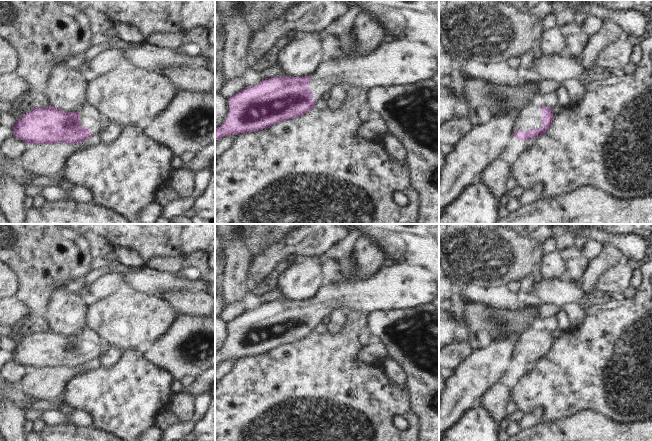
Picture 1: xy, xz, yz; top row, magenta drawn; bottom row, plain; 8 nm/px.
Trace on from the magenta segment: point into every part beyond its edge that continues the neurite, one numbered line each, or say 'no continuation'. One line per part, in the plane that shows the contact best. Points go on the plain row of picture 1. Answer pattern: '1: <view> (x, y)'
1: yz (531, 341)

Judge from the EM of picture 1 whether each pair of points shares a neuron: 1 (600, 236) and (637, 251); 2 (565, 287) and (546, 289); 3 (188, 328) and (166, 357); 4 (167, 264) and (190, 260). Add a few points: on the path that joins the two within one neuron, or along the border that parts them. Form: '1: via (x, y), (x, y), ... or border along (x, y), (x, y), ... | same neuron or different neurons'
1: via (609, 238), (628, 244) | same neuron
2: via (560, 289), (551, 289) | same neuron
3: via (183, 335), (173, 345), (172, 350) | same neuron
4: via (173, 264), (184, 262) | same neuron

